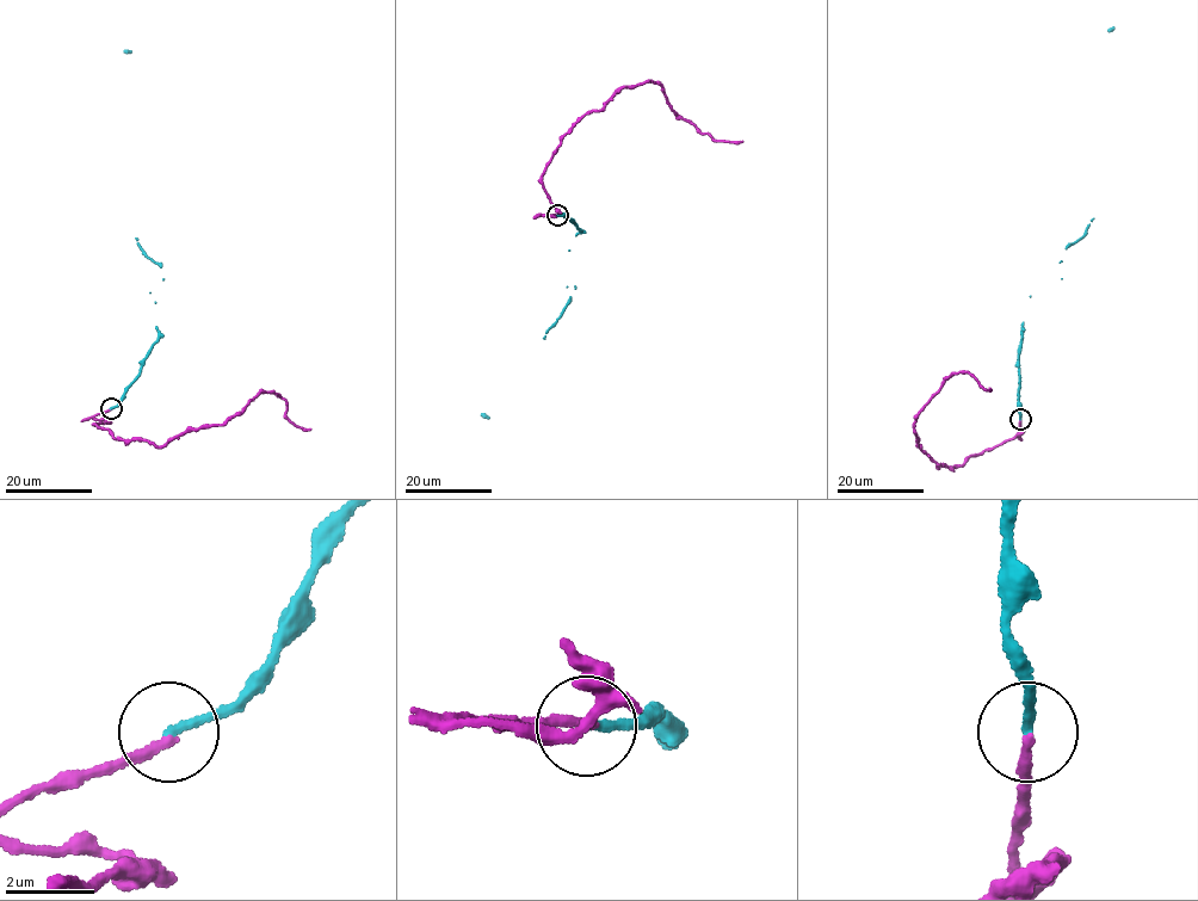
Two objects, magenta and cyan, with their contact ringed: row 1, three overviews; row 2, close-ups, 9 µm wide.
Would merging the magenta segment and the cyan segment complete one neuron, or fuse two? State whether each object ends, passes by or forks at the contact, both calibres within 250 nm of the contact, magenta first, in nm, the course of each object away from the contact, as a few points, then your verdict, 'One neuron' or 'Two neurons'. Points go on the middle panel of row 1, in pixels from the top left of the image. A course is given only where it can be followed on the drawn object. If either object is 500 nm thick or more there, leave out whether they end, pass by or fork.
At the ring magenta ends. At the ring cyan ends. Thickness 220 nm (magenta) against 190 nm. Course of magenta: (556, 215), (544, 215), (557, 214), (542, 173), (621, 88), (658, 82), (678, 117), (742, 141). Course of cyan: (556, 215), (563, 214), (573, 220), (580, 229), (568, 251), (574, 289), (544, 339), (485, 414), (488, 418). Two neurons

